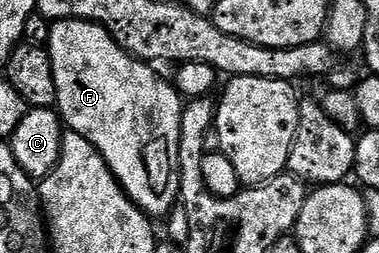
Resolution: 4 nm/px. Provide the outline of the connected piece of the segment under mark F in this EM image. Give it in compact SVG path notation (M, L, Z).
M57 20L52 23L51 37L46 45L51 61L53 62L53 78L57 82L57 111L66 127L70 131L81 134L93 142L93 146L105 158L111 173L119 180L119 184L127 192L127 197L134 204L146 212L152 218L166 217L171 209L175 207L180 199L179 195L179 139L181 138L181 114L183 113L184 97L180 96L175 89L174 83L170 79L162 80L154 72L152 65L146 60L138 60L136 56L131 55L127 49L120 46L116 40L107 33L107 29L95 24L91 20Z

